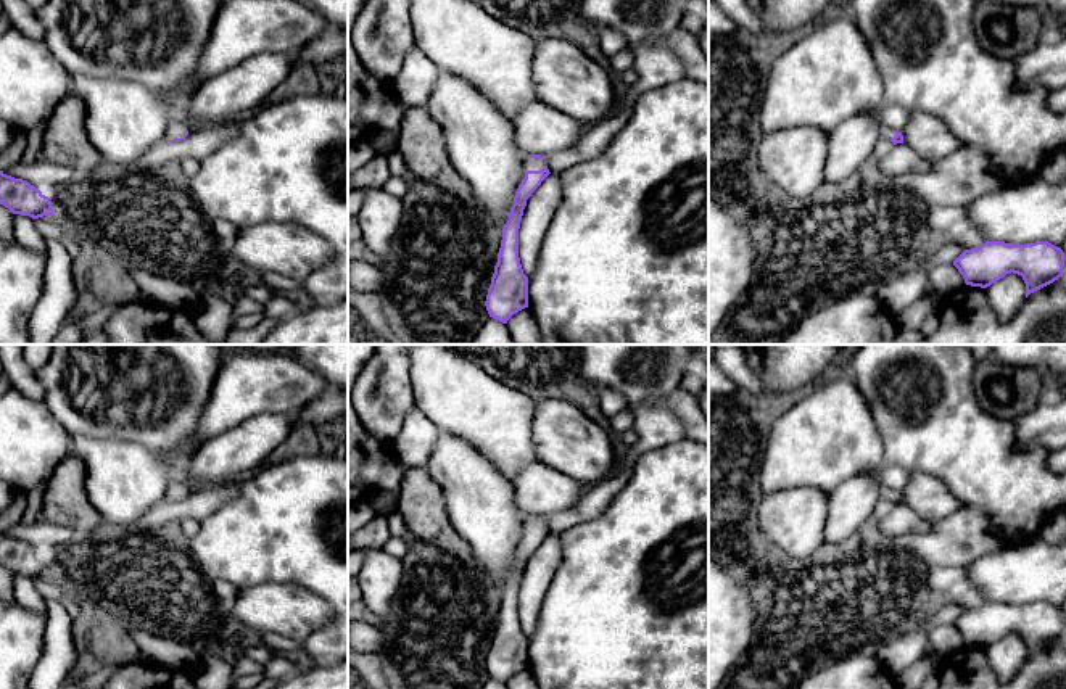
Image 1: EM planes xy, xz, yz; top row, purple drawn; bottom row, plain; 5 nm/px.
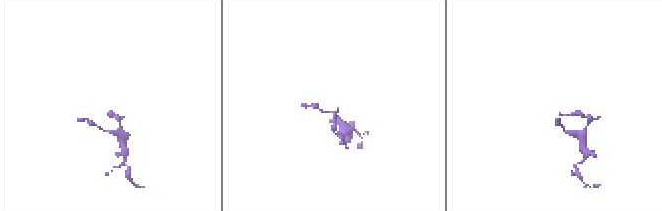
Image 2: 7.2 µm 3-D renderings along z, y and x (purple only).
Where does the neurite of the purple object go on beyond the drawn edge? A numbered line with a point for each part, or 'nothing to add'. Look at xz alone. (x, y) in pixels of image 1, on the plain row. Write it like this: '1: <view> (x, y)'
1: xz (530, 523)

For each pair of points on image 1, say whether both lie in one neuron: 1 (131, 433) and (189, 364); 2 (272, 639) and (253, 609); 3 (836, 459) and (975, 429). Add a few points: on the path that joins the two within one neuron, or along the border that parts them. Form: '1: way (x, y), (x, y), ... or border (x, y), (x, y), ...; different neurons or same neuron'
1: way (155, 433), (160, 433), (187, 406), (190, 388); same neuron
2: border (263, 633), (279, 633), (297, 643); different neurons
3: border (873, 412), (886, 464); different neurons

